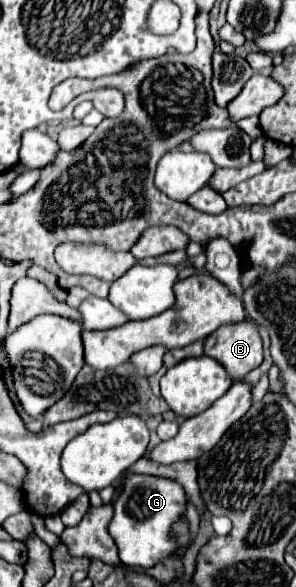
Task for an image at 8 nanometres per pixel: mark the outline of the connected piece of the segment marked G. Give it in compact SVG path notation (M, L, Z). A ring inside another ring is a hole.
M125 473L123 487L113 503L113 519L109 523L109 535L119 547L119 559L127 567L153 567L157 561L171 557L177 549L177 541L169 535L171 525L185 515L185 489L177 481L167 481L165 477Z

